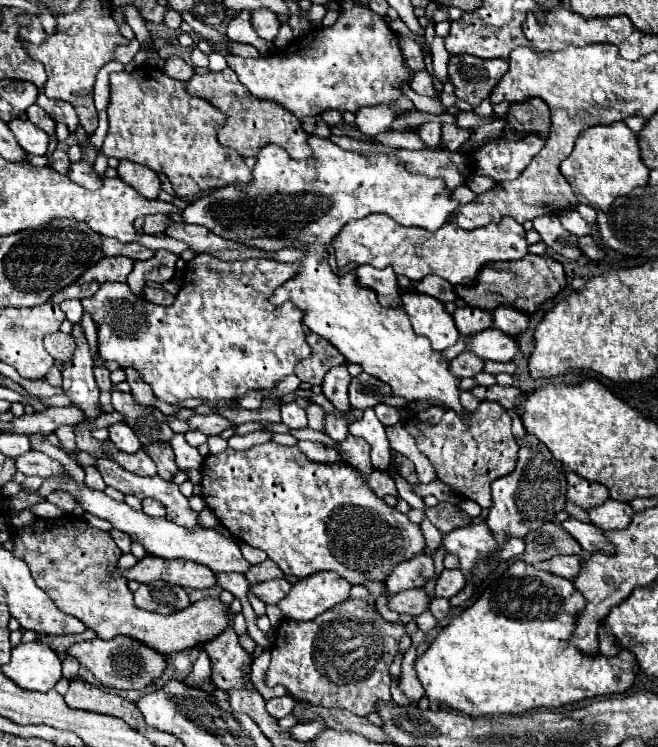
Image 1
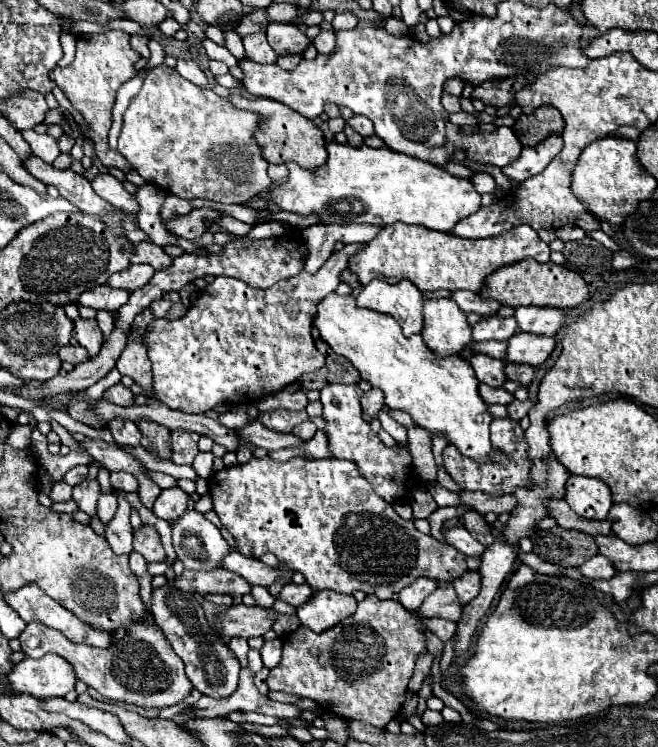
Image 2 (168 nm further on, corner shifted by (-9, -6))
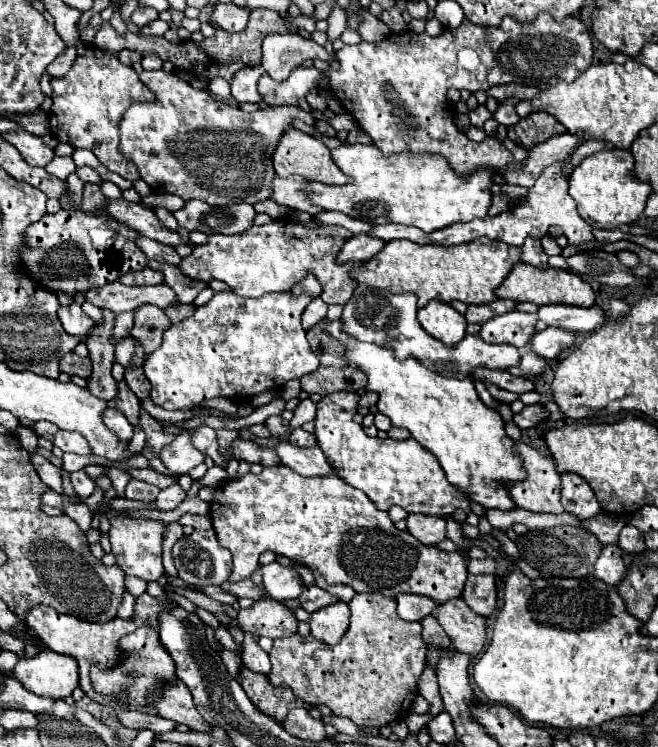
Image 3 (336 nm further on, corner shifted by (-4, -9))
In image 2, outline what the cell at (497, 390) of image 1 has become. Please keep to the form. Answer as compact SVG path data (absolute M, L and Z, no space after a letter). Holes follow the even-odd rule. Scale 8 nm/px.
M513 399L509 405L507 405L507 411L509 411L509 417L511 419L515 419L515 421L519 421L521 417L525 417L527 415L527 411L531 409L531 401L527 399L527 401L517 401L517 399Z

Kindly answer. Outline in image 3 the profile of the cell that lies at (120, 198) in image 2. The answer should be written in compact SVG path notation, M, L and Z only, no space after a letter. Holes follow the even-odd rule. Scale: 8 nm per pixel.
M112 200L108 202L108 214L124 224L128 224L130 228L138 230L142 236L150 238L150 240L156 240L160 244L166 244L166 246L180 246L180 244L188 244L178 232L172 232L168 230L160 220L158 216L154 214L154 210L142 206L142 204L132 204L132 202L126 202L126 200Z

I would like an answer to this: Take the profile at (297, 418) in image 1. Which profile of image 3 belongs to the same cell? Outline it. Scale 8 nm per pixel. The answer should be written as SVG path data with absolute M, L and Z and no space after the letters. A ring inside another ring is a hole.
M296 428L292 434L290 434L290 444L294 444L294 446L298 446L298 448L310 448L310 446L316 446L316 438L314 438L314 434L308 434L306 430L302 430L302 428Z

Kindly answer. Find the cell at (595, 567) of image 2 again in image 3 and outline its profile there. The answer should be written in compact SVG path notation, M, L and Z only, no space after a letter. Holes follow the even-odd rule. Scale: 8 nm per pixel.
M608 544L602 548L596 566L594 566L594 578L610 584L610 586L618 586L624 576L626 576L626 560L622 560L622 550L618 548L618 544Z

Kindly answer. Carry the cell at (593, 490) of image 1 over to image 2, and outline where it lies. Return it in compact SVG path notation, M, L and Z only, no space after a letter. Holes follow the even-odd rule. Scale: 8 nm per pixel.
M583 475L569 477L565 501L577 515L585 519L607 519L613 505L611 489L603 481Z

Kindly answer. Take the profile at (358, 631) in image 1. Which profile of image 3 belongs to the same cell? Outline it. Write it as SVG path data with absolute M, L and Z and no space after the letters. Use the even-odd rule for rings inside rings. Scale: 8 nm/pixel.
M354 594L350 600L350 628L346 636L336 644L328 646L320 640L310 636L288 636L274 640L270 650L270 682L274 686L288 686L300 696L304 702L312 706L328 706L336 716L350 718L358 726L382 728L394 720L400 720L404 714L410 712L414 698L418 696L418 678L426 666L426 644L422 640L422 626L420 622L404 622L396 614L396 598L374 596L374 594Z

